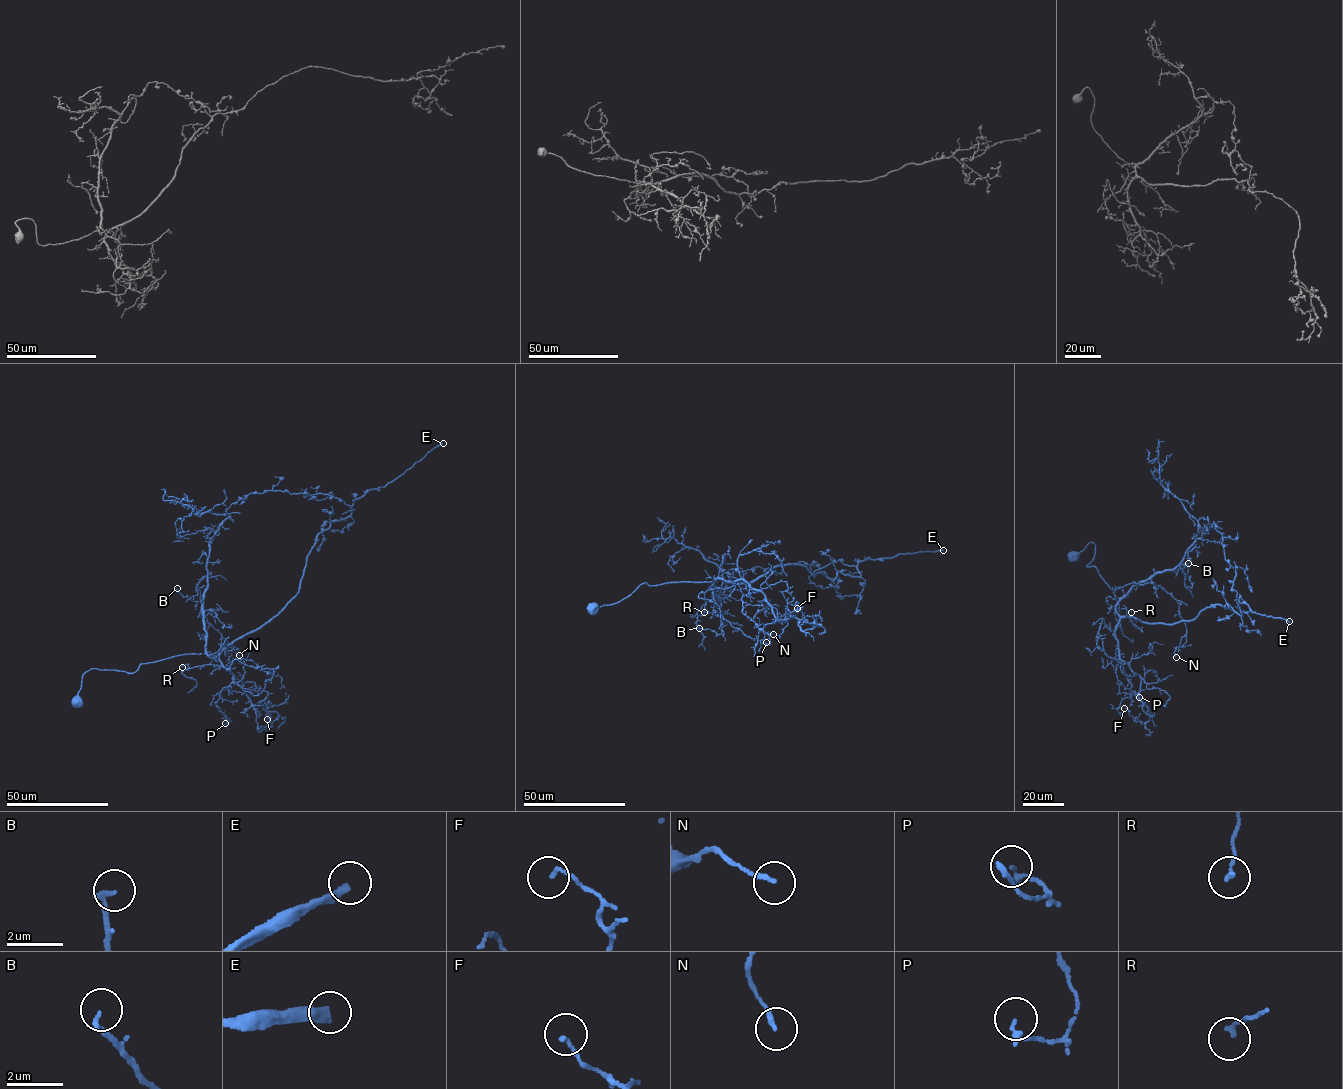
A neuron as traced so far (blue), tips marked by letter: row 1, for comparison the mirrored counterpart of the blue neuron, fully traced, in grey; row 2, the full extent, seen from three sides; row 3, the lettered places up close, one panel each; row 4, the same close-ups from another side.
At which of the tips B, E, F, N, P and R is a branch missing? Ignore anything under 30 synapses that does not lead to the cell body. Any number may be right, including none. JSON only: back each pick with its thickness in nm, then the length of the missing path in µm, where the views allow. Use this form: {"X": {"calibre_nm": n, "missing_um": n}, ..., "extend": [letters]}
{"E": {"calibre_nm": 340, "missing_um": 170}, "extend": ["E"]}

